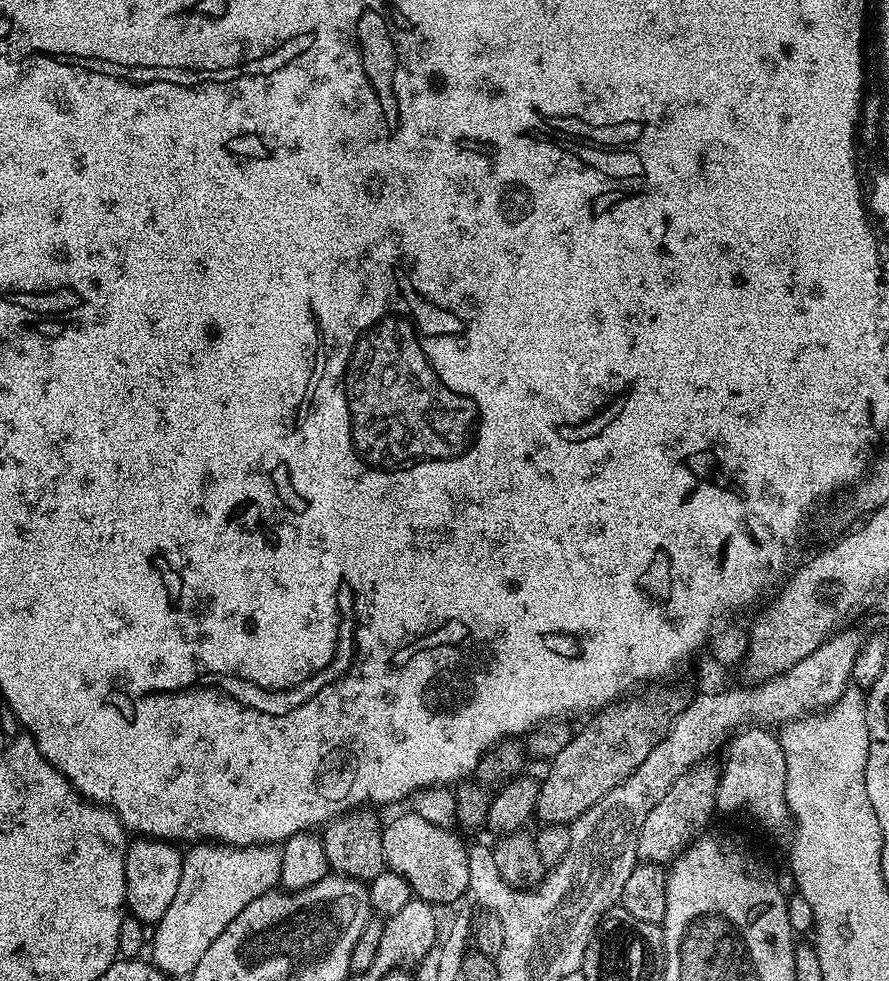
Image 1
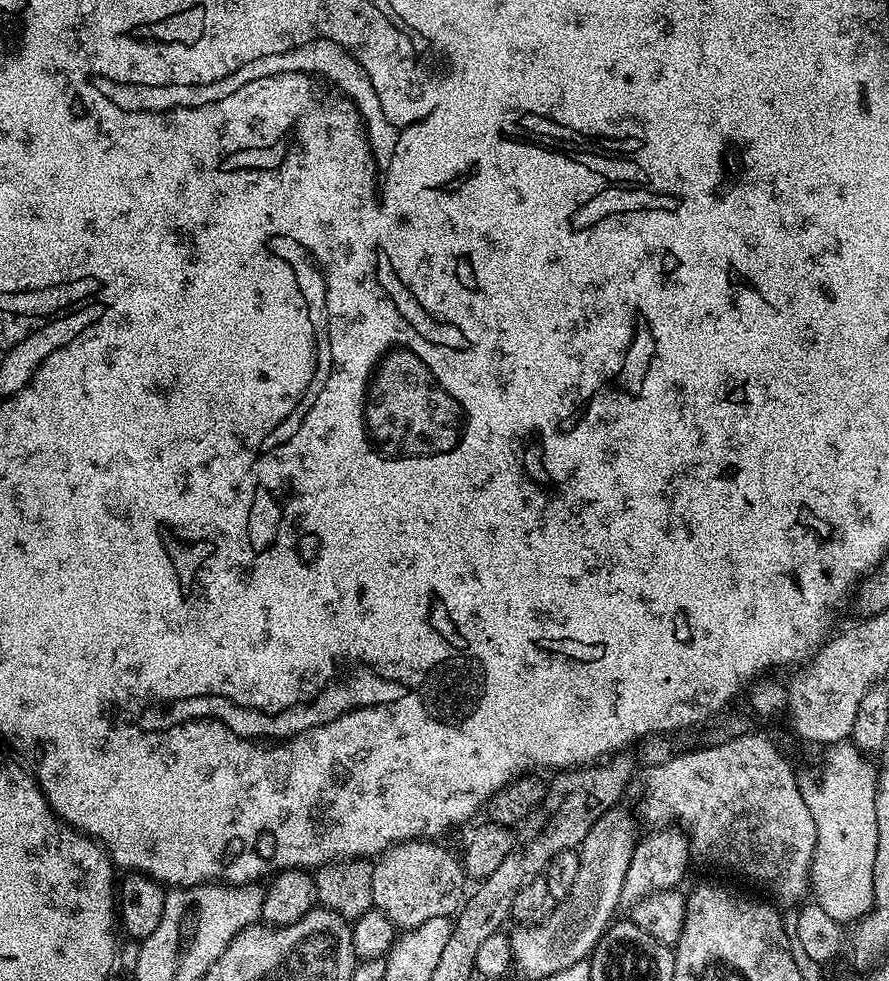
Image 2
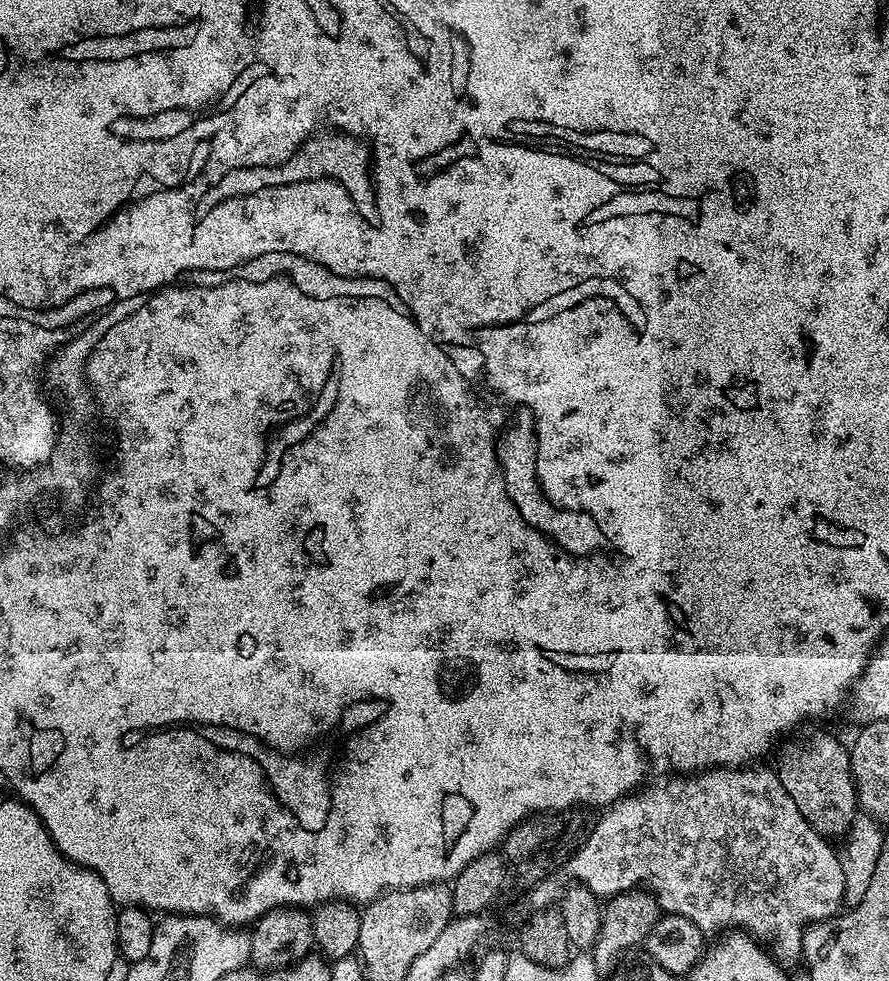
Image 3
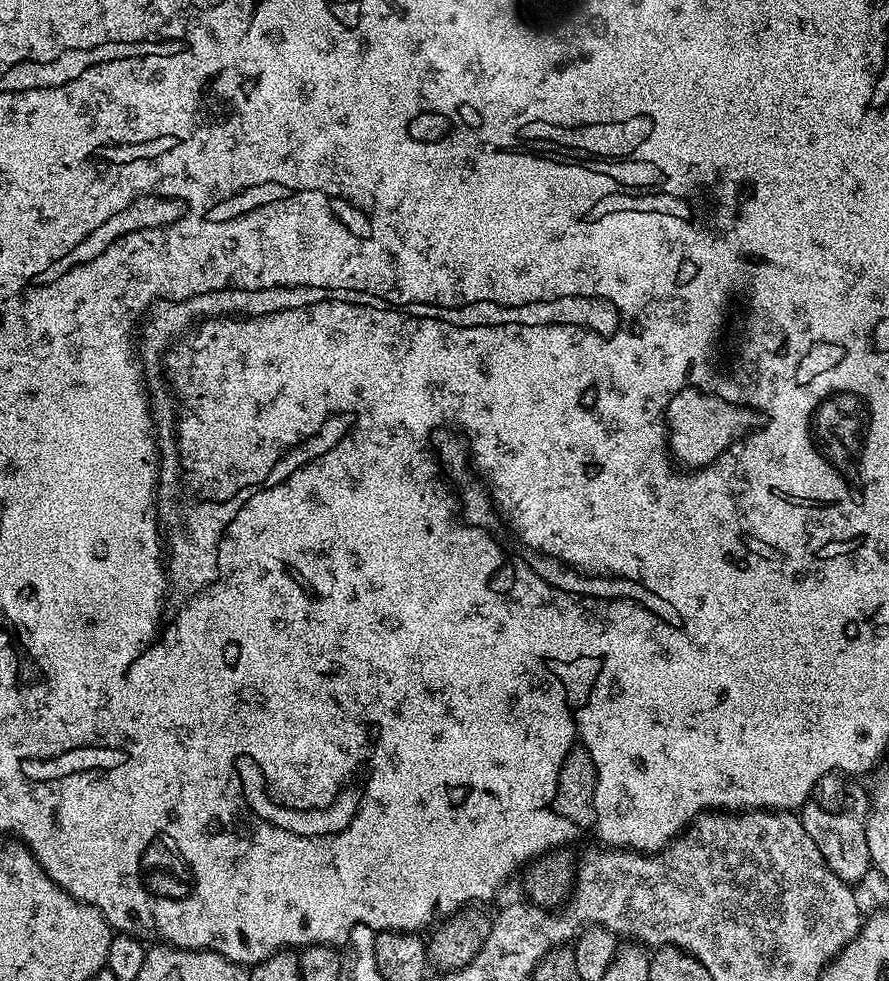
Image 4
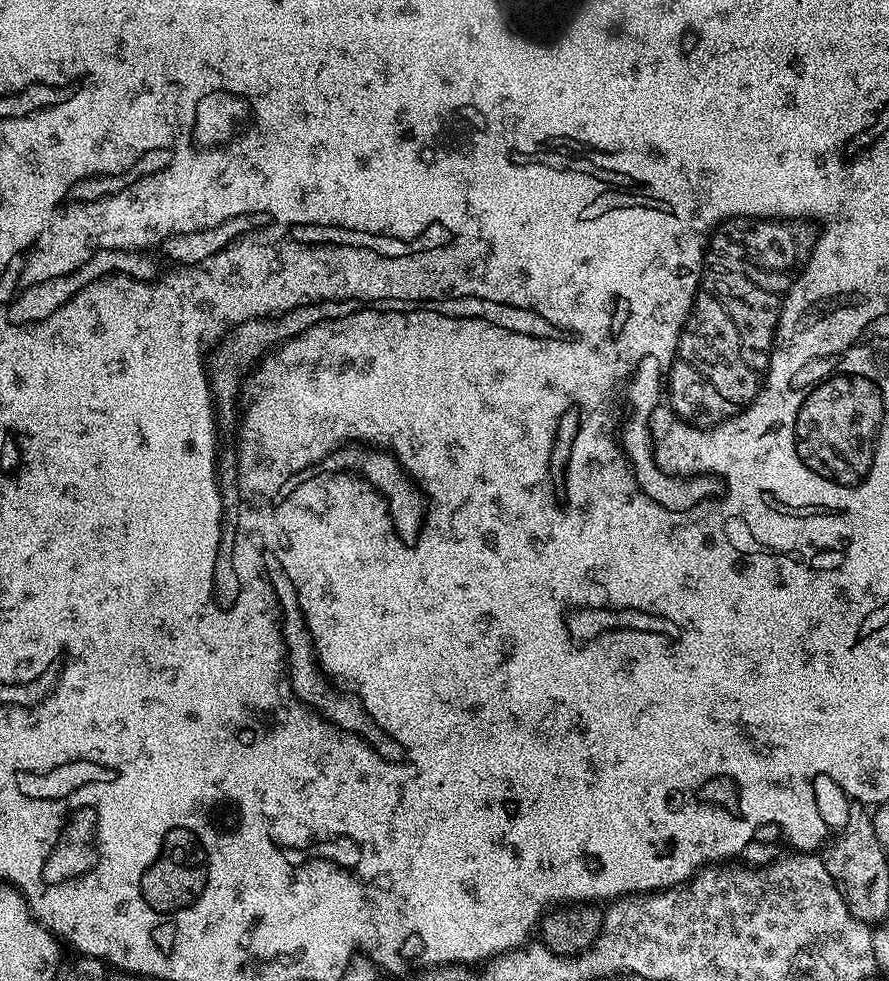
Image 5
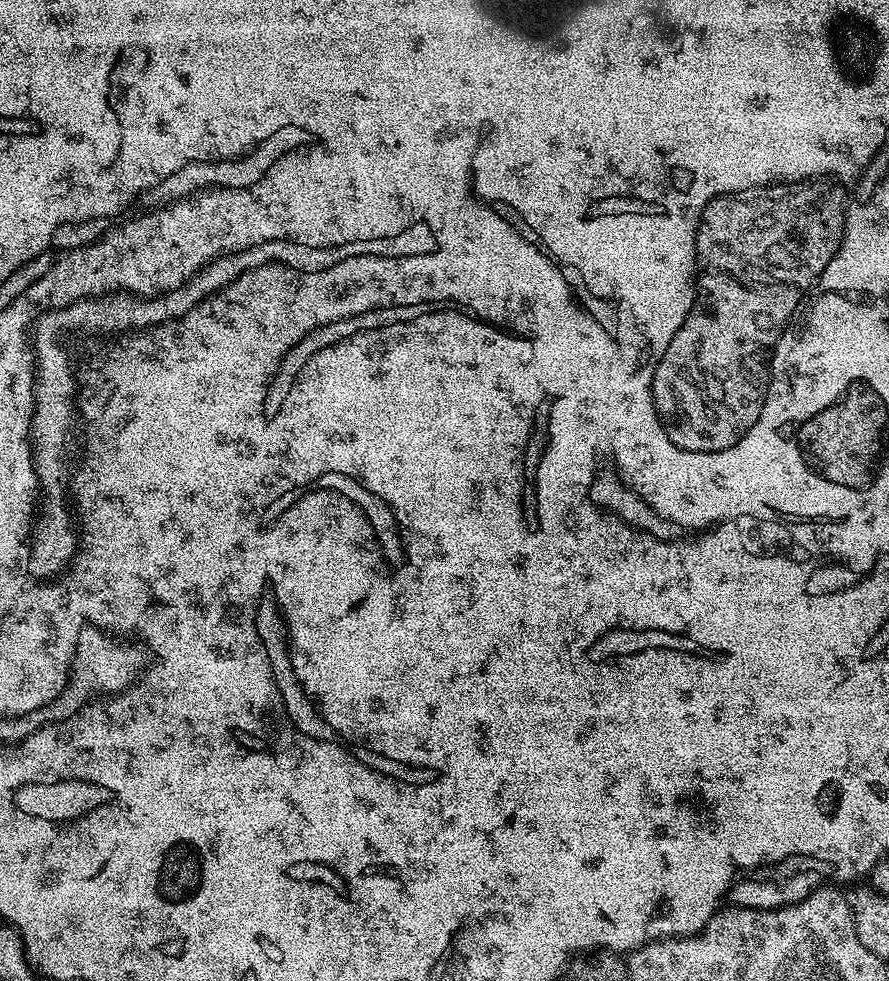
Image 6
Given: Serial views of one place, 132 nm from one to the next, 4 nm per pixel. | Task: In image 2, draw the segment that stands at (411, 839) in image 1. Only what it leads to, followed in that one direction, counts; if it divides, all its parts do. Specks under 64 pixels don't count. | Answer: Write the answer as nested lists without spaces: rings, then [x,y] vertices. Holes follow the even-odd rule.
[[[428,838],[394,844],[375,861],[372,903],[397,929],[417,928],[430,918],[451,917],[465,899],[463,863]]]

